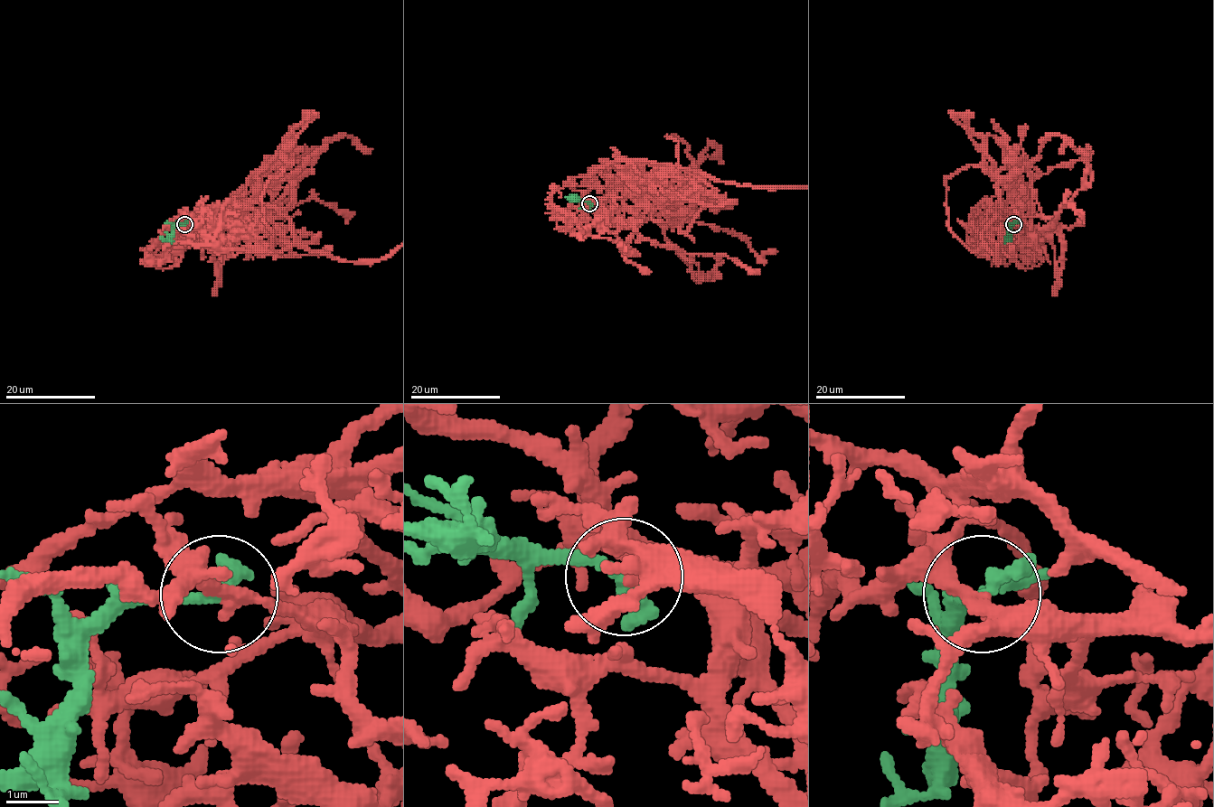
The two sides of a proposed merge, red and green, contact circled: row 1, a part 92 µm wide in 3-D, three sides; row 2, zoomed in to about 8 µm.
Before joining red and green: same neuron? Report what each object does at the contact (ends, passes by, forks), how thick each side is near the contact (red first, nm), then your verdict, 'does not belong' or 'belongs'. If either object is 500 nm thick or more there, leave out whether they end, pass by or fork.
red passes by | green ends | 200/320 nm | belongs

